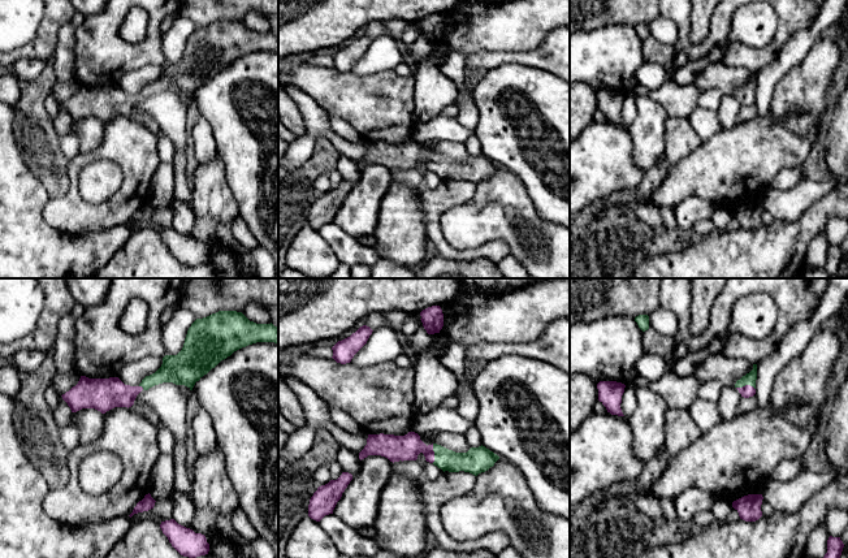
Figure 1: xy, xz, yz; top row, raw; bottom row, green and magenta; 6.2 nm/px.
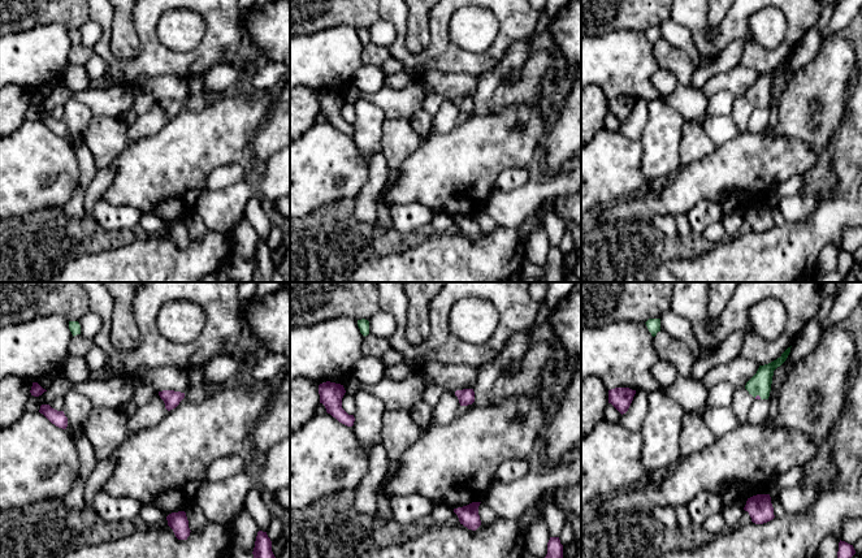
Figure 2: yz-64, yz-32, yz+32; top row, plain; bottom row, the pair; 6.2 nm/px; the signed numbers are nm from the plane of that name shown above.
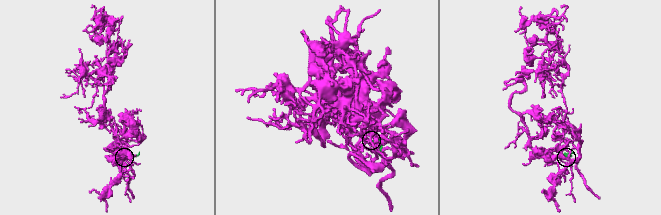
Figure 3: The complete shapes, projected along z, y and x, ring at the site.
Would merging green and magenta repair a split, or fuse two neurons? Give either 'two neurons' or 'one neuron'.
one neuron

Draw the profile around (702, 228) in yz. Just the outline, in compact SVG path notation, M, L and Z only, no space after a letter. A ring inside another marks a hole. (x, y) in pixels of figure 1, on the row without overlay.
M708 219L708 220L701 220L701 221L696 222L692 229L692 234L698 238L702 238L702 237L709 235L714 230L715 229L714 229L711 220Z

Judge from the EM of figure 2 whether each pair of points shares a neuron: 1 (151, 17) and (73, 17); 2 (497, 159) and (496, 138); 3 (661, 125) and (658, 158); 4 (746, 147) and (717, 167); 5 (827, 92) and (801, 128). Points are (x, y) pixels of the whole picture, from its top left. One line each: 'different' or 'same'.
1: different
2: same
3: same
4: same
5: same

